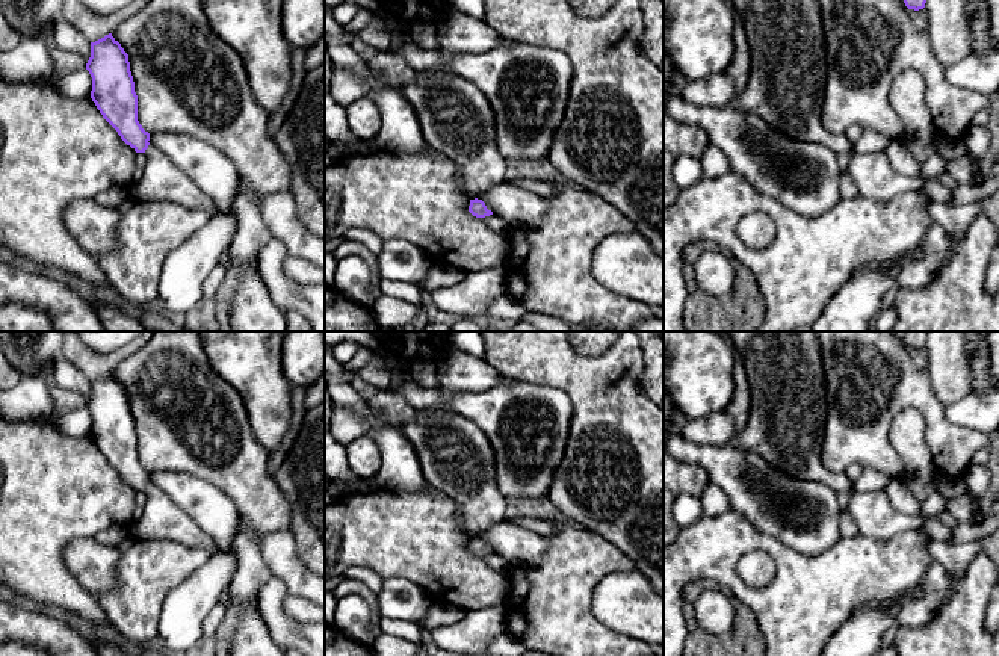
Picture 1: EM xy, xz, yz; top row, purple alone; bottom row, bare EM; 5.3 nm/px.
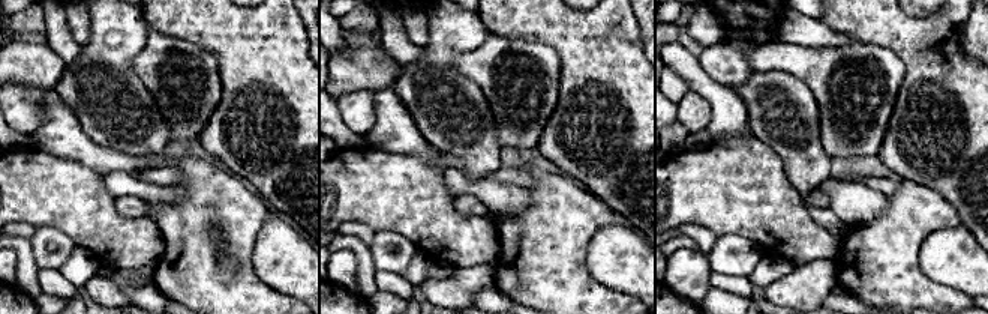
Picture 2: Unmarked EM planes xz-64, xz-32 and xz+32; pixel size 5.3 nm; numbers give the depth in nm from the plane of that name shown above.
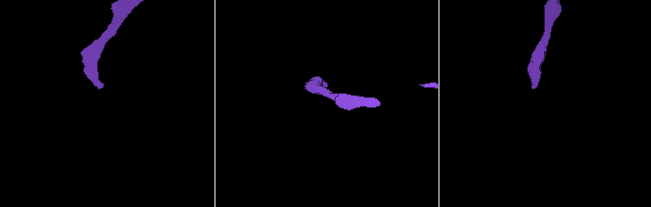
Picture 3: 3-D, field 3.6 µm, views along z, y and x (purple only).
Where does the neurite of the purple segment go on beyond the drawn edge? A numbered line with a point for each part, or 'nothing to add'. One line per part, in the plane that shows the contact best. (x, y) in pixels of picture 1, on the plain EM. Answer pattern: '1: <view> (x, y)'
1: xy (162, 519)

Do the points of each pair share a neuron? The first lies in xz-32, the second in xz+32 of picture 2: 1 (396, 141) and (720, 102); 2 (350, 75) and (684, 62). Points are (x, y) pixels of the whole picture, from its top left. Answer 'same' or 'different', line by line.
1: same
2: different

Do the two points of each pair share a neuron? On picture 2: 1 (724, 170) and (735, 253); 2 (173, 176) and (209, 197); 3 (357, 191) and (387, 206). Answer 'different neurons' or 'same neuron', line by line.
1: different neurons
2: different neurons
3: same neuron

